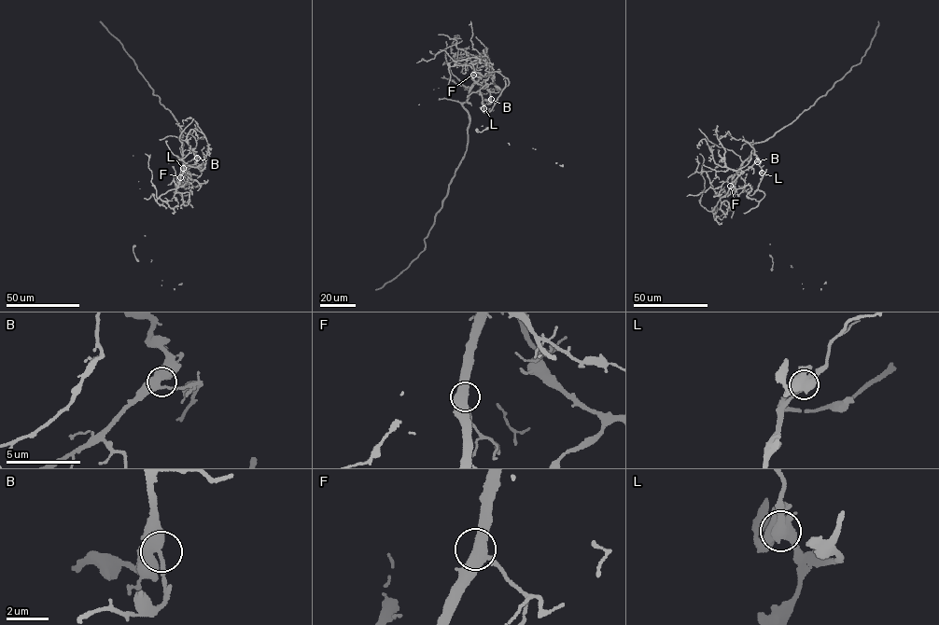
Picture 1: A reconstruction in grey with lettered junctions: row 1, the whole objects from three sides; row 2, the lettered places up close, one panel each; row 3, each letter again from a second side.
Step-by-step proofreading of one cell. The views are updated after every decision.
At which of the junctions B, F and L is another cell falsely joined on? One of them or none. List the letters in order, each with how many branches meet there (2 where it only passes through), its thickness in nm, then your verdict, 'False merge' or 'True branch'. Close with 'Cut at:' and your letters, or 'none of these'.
B: Branches: 3. Thickness 440 nm. True branch
F: Branches: 3. Thickness 500 nm. True branch
L: Branches: 3. Thickness 600 nm. False merge
Cut at: L

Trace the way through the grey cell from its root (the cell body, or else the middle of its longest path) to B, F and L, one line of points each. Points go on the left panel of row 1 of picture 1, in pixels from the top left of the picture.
B: (181, 146), (186, 166), (195, 164), (197, 158)
F: (181, 146), (185, 165), (180, 177)
L: (181, 146), (186, 166), (195, 164), (197, 159), (189, 160), (183, 168)

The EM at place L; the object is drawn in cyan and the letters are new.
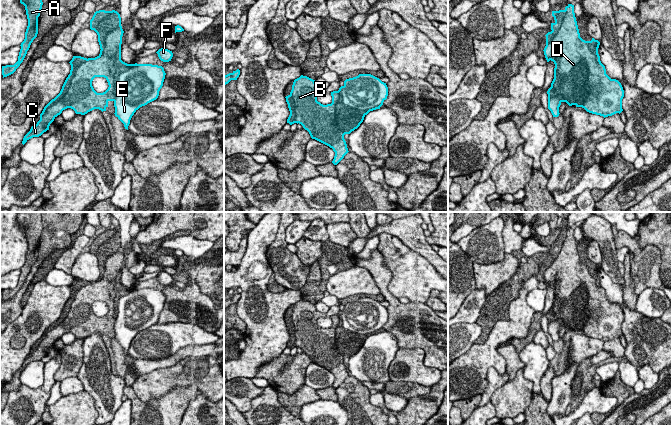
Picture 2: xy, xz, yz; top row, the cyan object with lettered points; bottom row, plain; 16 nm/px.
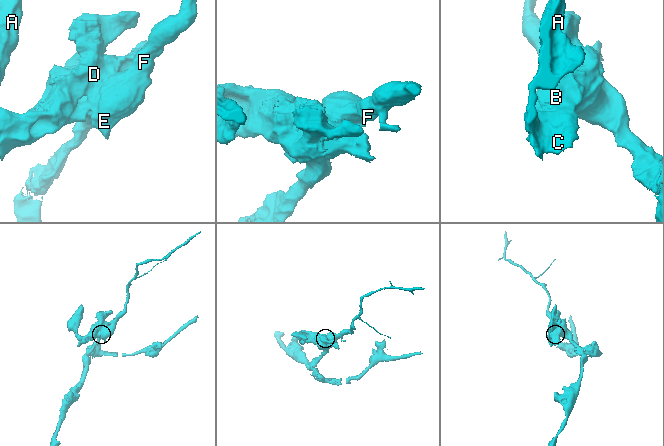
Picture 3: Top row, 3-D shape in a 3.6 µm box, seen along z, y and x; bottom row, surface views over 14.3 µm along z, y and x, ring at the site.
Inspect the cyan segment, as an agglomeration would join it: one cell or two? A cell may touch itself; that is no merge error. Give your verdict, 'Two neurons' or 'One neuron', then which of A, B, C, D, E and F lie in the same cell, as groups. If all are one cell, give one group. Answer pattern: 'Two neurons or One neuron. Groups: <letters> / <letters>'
Two neurons. Groups: A B C D / E F

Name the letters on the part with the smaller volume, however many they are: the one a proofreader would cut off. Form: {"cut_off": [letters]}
{"cut_off": ["E", "F"]}

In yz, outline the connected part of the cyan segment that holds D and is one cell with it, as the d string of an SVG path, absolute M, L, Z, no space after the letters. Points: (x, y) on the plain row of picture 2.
M568 228L564 234L552 235L555 246L551 247L551 256L546 260L544 279L549 286L554 286L554 303L551 311L565 312L566 326L569 330L582 331L587 336L605 341L621 337L624 314L621 307L606 298L605 290L600 285L598 272L600 266L592 262L585 265L580 261L574 229Z

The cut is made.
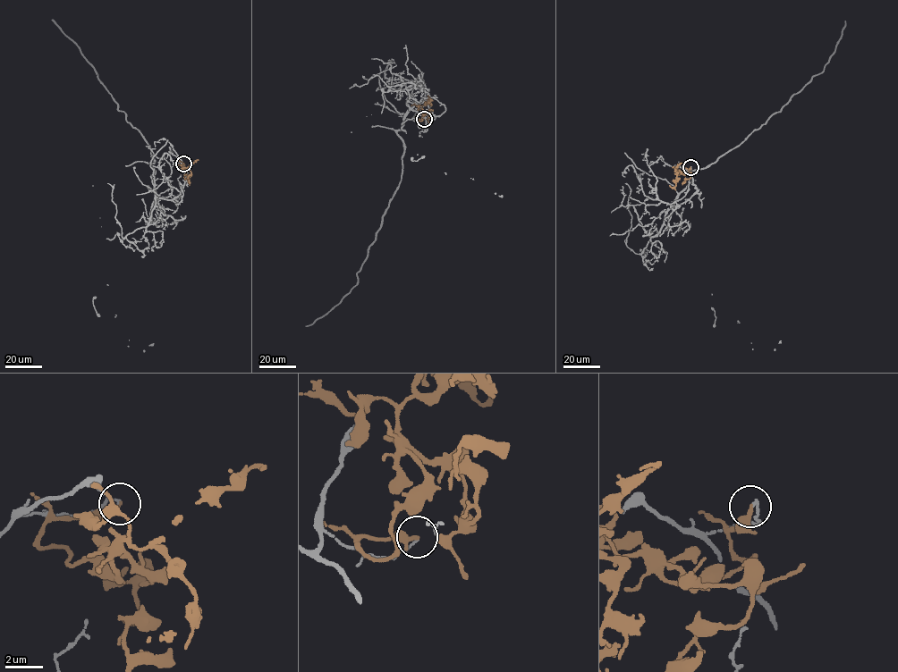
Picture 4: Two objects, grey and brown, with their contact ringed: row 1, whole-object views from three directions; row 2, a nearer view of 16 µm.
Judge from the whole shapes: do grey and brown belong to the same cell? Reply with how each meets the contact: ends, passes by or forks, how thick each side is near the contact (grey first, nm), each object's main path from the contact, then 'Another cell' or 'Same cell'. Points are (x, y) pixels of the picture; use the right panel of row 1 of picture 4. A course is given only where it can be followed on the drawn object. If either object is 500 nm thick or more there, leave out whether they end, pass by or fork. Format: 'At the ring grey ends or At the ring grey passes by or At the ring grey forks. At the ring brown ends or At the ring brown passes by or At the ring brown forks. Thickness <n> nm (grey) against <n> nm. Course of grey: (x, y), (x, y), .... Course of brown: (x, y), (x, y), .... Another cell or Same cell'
At the ring grey ends. At the ring brown ends. Thickness 150 nm (grey) against 190 nm. Course of grey: (690, 167), (686, 170), (697, 191), (673, 207), (690, 181), (691, 171), (737, 146), (823, 71), (845, 20). Course of brown: (690, 167), (688, 169), (690, 172), (684, 174), (678, 172), (675, 186), (669, 185). Another cell

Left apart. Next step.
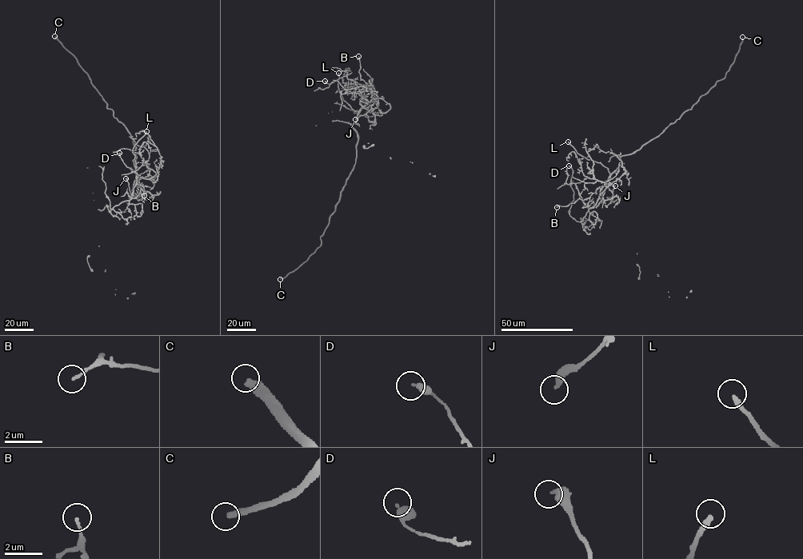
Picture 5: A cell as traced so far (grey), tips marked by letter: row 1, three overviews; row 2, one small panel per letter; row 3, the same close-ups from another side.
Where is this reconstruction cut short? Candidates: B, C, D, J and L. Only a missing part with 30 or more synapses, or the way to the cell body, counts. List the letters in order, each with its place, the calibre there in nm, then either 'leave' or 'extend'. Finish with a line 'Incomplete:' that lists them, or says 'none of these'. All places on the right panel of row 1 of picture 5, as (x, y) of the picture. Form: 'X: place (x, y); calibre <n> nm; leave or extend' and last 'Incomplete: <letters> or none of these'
B: place (557, 207); calibre 120 nm; leave
C: place (742, 37); calibre 320 nm; extend
D: place (569, 165); calibre 400 nm; leave
J: place (615, 185); calibre 360 nm; leave
L: place (568, 141); calibre 260 nm; extend
Incomplete: C, L

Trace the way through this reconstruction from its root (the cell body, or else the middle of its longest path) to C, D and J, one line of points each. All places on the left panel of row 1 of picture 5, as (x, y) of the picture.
C: (137, 173), (132, 137), (112, 109), (107, 108), (76, 57), (54, 36)
D: (137, 173), (131, 198), (136, 182), (135, 173), (125, 165), (119, 153)
J: (137, 173), (138, 196), (131, 193), (125, 178)

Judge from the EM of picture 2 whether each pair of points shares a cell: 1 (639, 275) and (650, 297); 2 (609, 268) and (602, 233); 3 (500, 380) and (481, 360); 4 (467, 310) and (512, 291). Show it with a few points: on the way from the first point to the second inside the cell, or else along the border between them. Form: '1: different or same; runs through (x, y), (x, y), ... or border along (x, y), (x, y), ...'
1: different; border along (661, 287), (645, 287), (637, 295)
2: same; runs through (609, 259), (606, 242)
3: different; border along (505, 370), (500, 374), (490, 367), (483, 391)
4: different; border along (487, 294), (479, 317), (476, 320)

